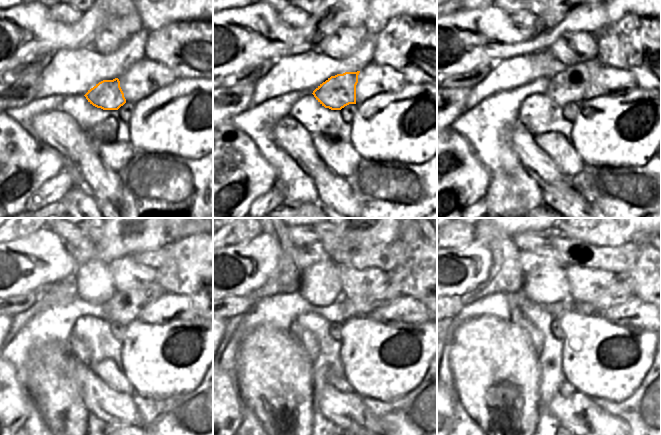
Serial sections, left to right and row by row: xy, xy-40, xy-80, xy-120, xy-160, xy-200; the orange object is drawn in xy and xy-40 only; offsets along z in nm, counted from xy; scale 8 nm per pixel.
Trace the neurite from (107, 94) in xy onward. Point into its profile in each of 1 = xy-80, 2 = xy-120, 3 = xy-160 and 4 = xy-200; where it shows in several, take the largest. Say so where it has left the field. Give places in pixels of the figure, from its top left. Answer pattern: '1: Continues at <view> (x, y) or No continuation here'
1: Continues at xy-80 (570, 85)
2: Continues at xy-120 (124, 307)
3: Continues at xy-160 (350, 307)
4: Continues at xy-200 (620, 292).

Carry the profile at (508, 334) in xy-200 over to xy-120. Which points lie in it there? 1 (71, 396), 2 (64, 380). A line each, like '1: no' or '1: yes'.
1: yes
2: yes

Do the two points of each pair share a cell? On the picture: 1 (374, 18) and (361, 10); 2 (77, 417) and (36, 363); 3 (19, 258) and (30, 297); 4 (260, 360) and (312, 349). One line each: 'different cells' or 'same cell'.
1: different cells
2: same cell
3: different cells
4: different cells

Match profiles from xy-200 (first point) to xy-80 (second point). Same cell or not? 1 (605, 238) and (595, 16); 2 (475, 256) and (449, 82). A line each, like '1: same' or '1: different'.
1: same
2: different

